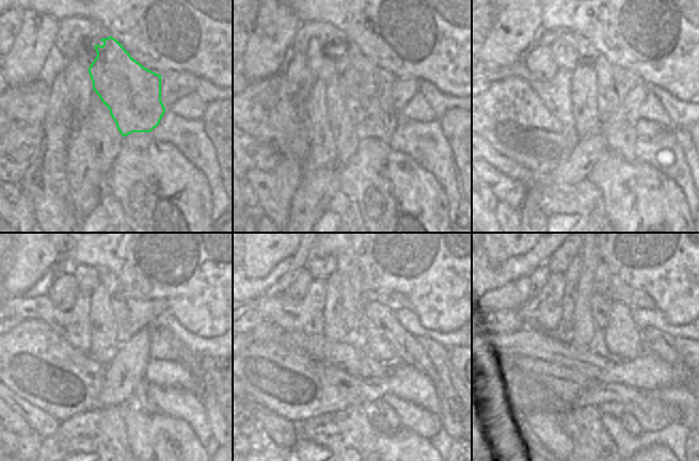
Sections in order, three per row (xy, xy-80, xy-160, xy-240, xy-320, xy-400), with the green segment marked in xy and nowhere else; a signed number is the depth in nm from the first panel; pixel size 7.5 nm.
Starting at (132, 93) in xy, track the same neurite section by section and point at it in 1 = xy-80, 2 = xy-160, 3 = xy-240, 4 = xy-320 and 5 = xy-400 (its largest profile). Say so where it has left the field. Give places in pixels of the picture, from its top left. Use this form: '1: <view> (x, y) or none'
1: xy-80 (369, 86)
2: xy-160 (614, 82)
3: xy-240 (131, 315)
4: xy-320 (353, 316)
5: xy-400 (608, 285)

